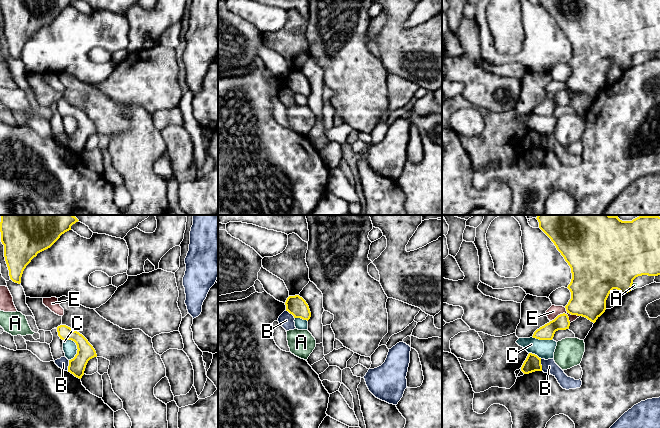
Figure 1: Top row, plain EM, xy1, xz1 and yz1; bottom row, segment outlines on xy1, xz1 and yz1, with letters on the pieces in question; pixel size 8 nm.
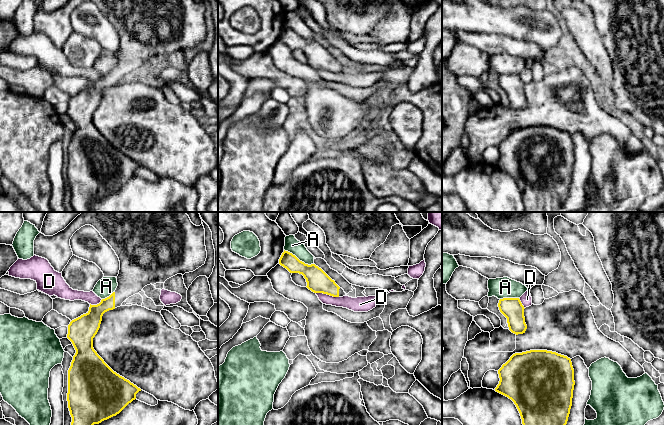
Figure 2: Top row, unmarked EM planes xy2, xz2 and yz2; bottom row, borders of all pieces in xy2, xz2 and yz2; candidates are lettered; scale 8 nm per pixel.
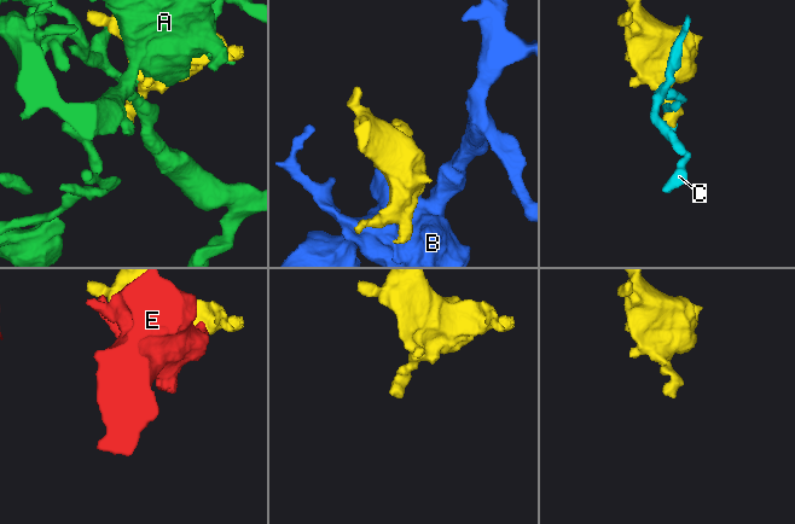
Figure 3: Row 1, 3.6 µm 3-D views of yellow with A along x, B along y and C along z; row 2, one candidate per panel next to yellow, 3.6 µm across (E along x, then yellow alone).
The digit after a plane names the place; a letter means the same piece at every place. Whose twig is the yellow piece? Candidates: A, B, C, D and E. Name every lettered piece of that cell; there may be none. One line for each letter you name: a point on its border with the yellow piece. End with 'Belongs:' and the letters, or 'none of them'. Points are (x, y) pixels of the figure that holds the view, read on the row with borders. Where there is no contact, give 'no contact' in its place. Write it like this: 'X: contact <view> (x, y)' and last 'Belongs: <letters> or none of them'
Belongs: none of them

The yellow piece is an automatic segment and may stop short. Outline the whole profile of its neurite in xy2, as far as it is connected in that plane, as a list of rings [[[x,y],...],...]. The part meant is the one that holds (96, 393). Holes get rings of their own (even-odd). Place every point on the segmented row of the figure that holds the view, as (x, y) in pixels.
[[[82,212],[64,230],[53,236],[45,236],[40,232],[34,240],[34,255],[47,259],[55,271],[62,273],[73,256],[70,239],[85,225],[93,226],[112,247],[119,258],[120,270],[116,277],[118,283],[116,290],[109,297],[102,299],[99,304],[90,304],[86,314],[72,320],[68,325],[67,338],[76,350],[68,370],[67,401],[72,417],[71,425],[94,425],[116,416],[135,400],[136,394],[141,391],[129,380],[114,372],[93,348],[93,338],[100,328],[103,314],[120,307],[126,299],[138,294],[147,285],[165,283],[167,279],[177,274],[184,275],[195,271],[205,264],[207,258],[203,223],[200,226],[194,225],[185,212]]]

